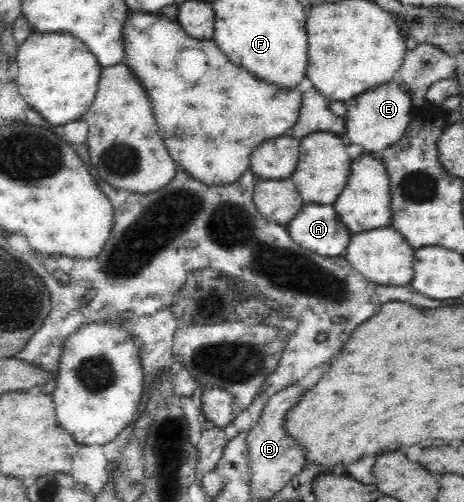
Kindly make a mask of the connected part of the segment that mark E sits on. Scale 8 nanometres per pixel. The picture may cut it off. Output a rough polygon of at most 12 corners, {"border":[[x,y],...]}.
{"border":[[397,79],[345,103],[364,155],[402,138],[415,108]]}

